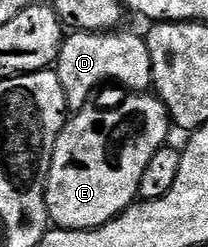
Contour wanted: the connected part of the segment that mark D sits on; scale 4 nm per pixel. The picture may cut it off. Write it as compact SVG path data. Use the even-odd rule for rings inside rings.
M124 28L115 32L82 30L65 37L60 54L54 63L58 80L62 84L69 111L83 110L89 105L92 93L103 82L117 82L128 92L144 92L152 86L152 65L147 41L136 34L127 34Z

